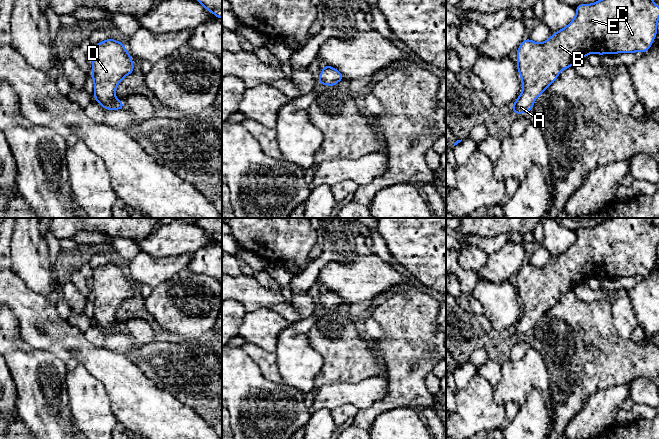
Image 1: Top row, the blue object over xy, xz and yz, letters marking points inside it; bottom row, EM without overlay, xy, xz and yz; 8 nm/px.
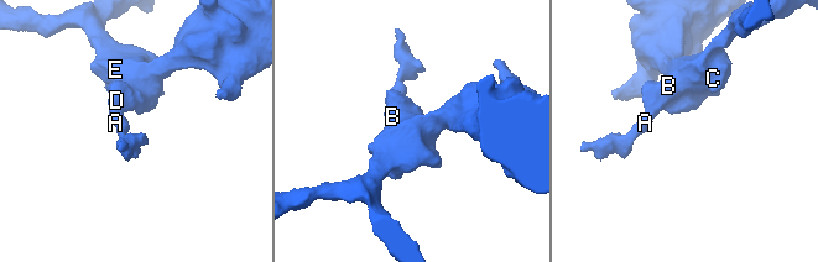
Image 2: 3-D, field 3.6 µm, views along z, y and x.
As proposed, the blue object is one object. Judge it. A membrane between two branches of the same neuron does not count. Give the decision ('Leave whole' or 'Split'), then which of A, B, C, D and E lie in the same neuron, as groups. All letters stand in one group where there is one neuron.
Leave whole. Groups: A B C D E

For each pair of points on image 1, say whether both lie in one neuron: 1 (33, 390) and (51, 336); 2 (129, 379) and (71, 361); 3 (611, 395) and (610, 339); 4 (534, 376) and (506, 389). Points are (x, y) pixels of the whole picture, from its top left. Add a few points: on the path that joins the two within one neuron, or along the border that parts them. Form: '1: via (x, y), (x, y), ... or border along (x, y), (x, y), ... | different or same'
1: border along (24, 341), (34, 348), (50, 351), (65, 364) | different
2: via (115, 371), (91, 357), (85, 357) | same
3: border along (630, 382), (610, 386), (589, 396) | different
4: via (527, 376), (522, 376), (513, 385) | same

